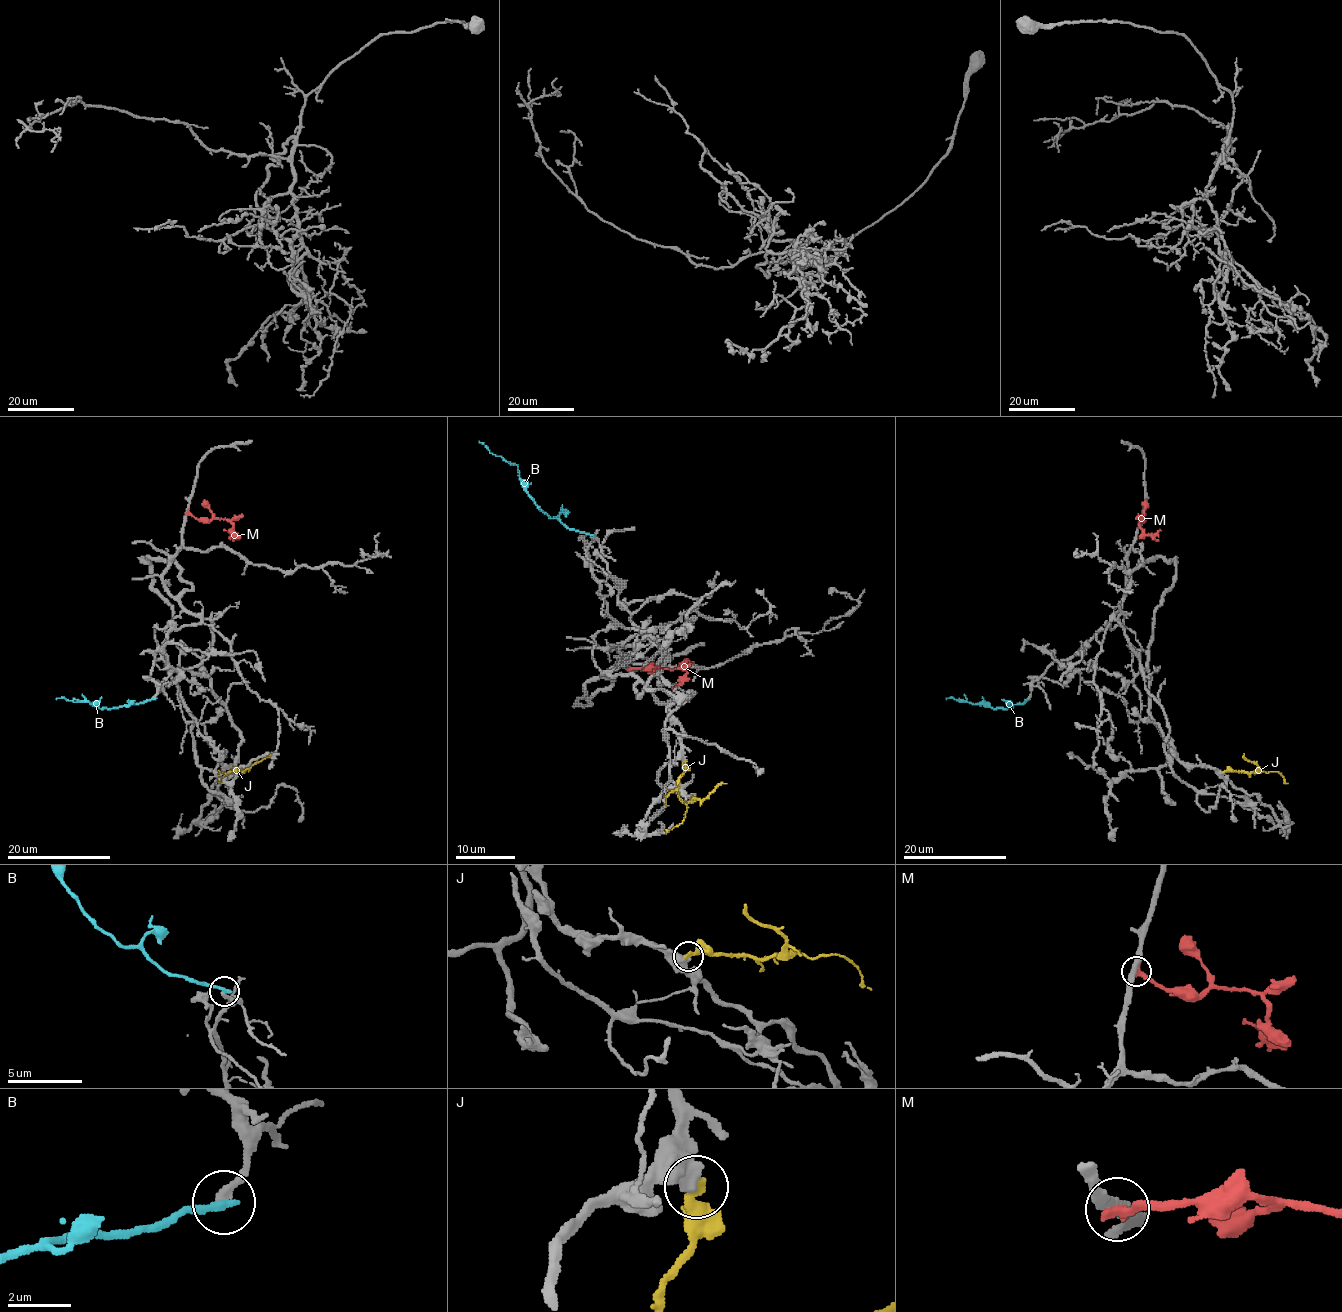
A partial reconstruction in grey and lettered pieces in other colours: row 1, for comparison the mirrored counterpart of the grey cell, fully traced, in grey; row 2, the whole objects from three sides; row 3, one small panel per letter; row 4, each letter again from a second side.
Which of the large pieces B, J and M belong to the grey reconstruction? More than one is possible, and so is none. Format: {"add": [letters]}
{"add": []}

